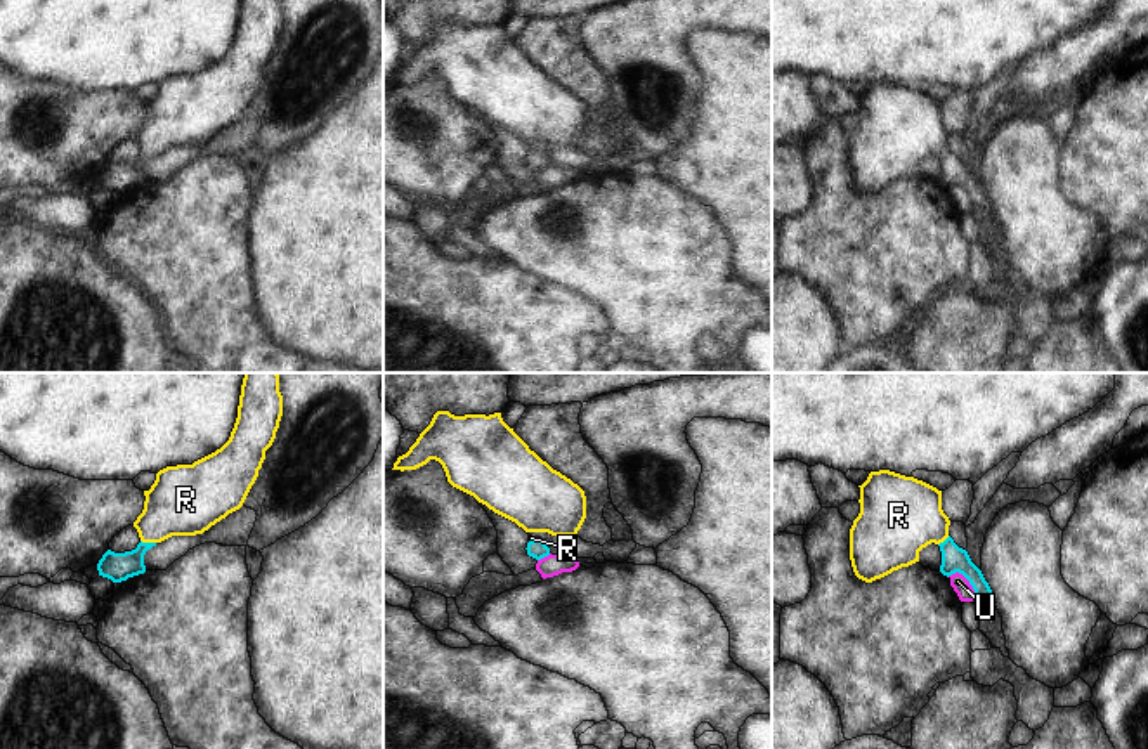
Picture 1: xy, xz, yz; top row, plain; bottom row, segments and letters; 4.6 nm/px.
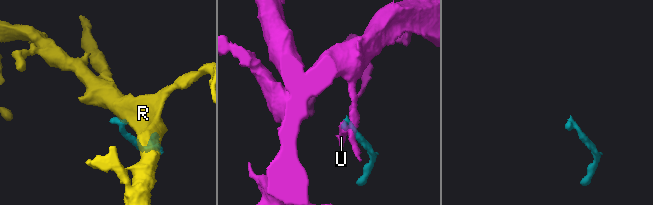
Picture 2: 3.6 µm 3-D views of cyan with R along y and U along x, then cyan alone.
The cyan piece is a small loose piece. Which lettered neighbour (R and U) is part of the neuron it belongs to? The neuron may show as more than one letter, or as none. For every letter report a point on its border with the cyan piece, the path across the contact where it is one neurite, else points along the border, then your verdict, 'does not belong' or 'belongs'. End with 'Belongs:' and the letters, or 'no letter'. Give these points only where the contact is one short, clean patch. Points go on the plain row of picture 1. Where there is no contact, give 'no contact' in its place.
R: meets cyan in xy at (148, 155); runs through xy (118, 179), (125, 177), (148, 155), (150, 146), (182, 113); belongs
U: meets cyan in yz at (965, 188); border along yz (947, 188), (959, 184), (975, 205); does not belong
Belongs: R

